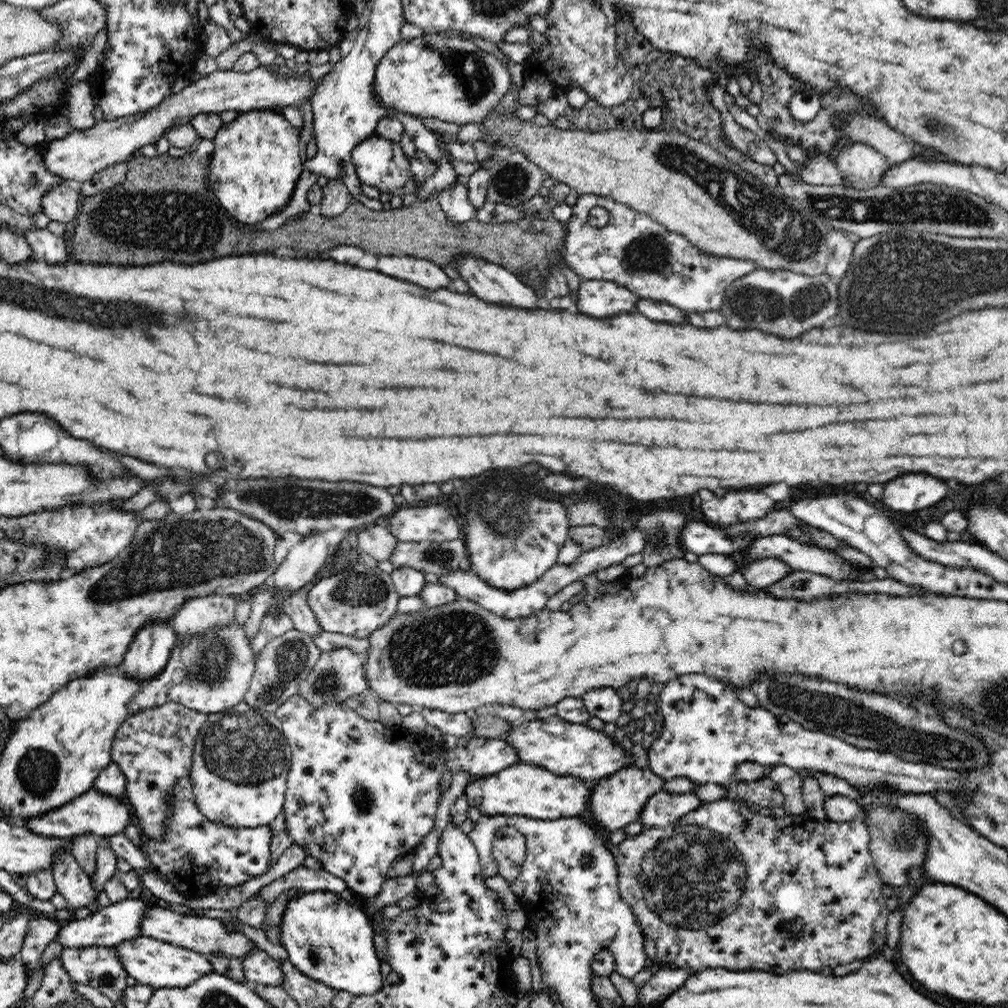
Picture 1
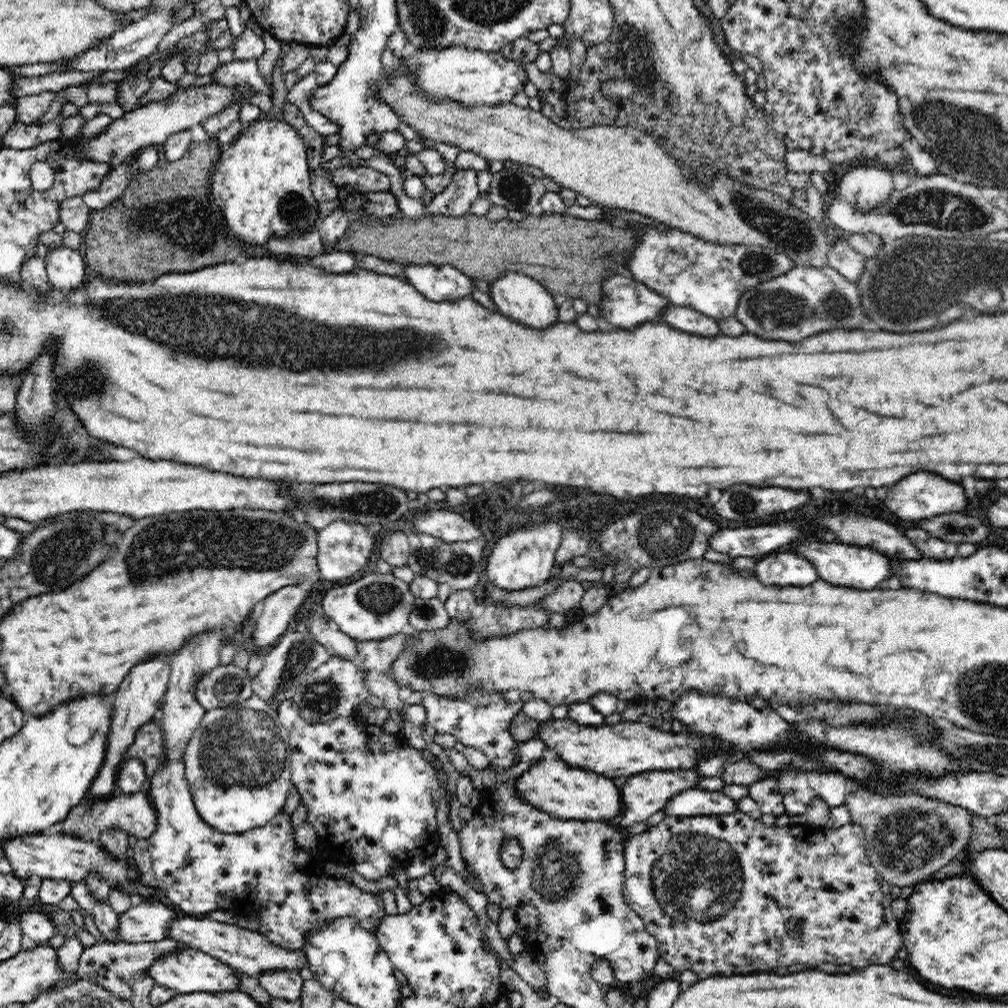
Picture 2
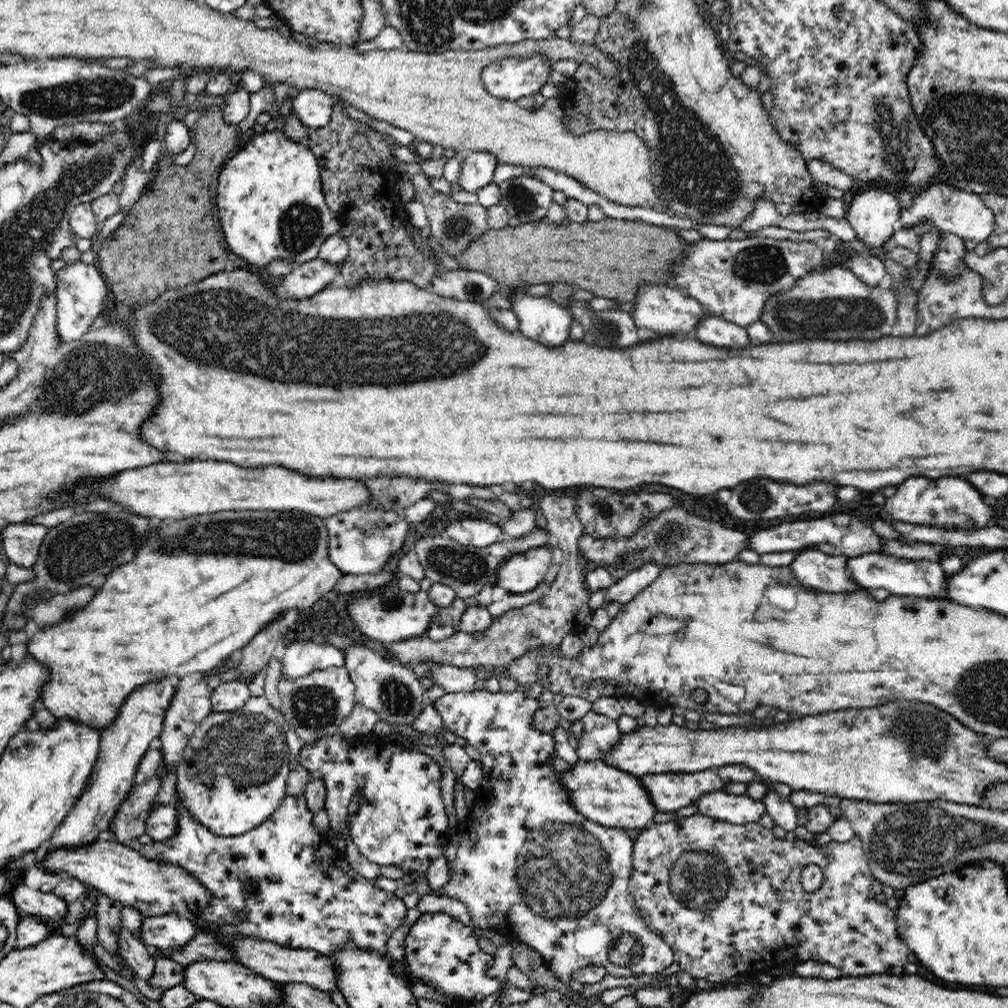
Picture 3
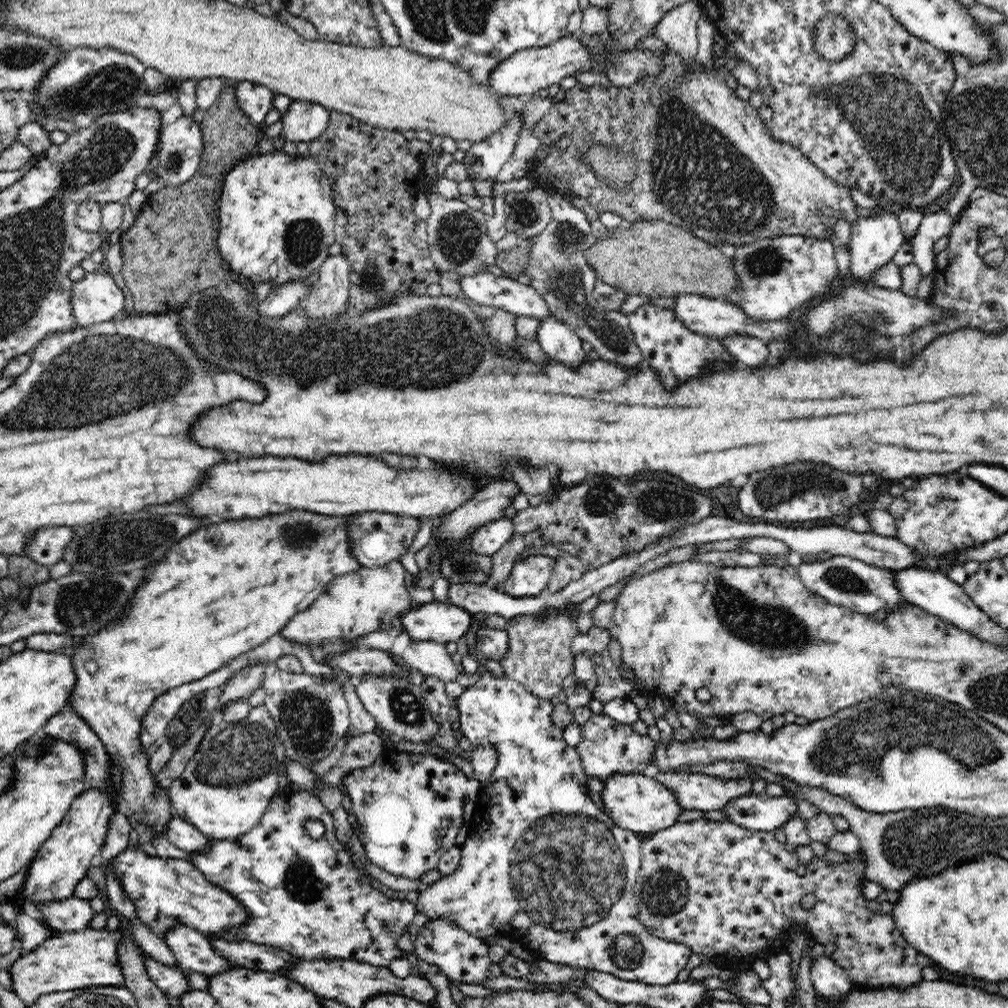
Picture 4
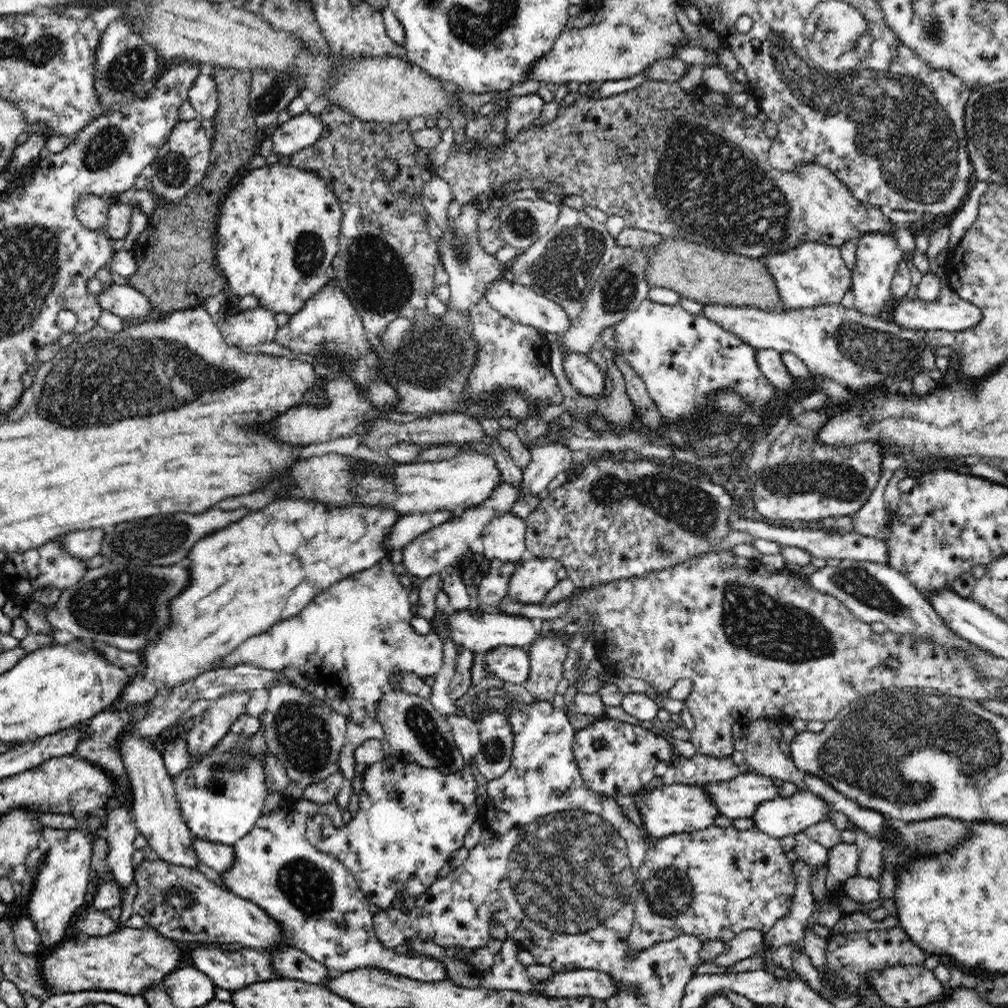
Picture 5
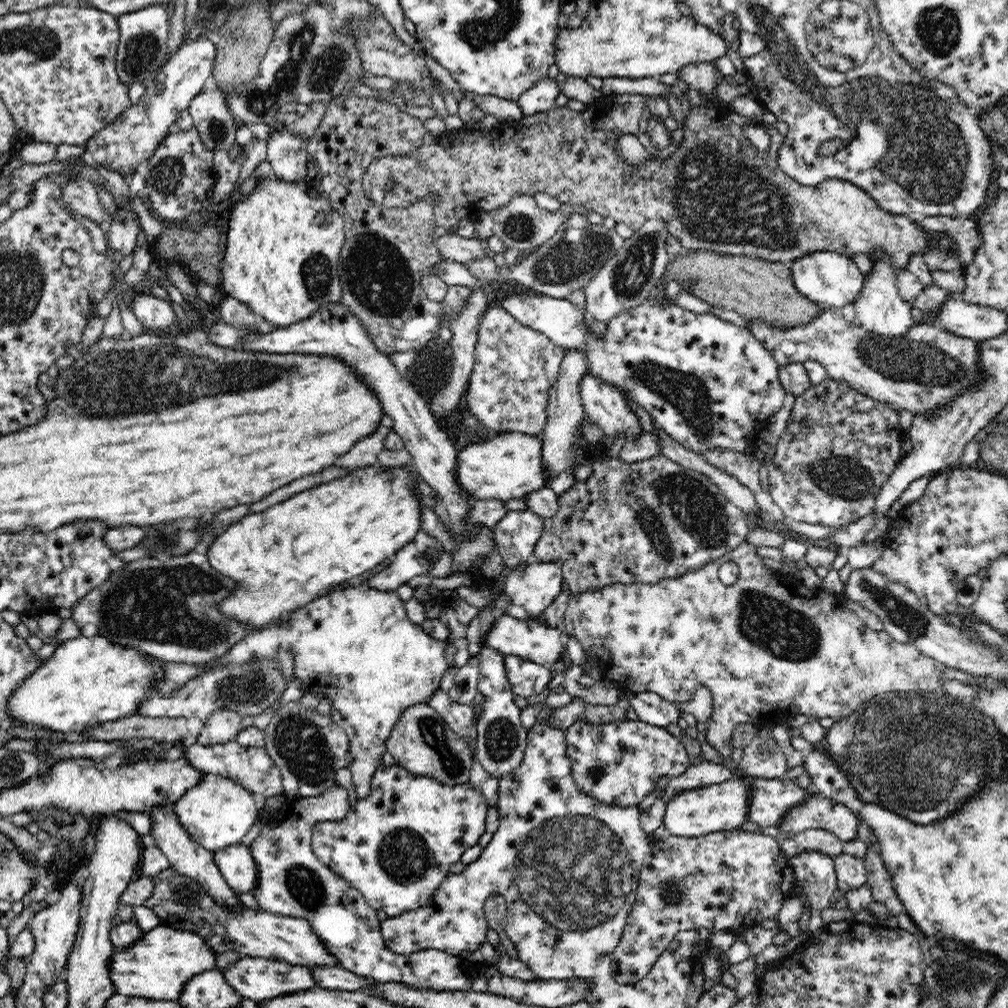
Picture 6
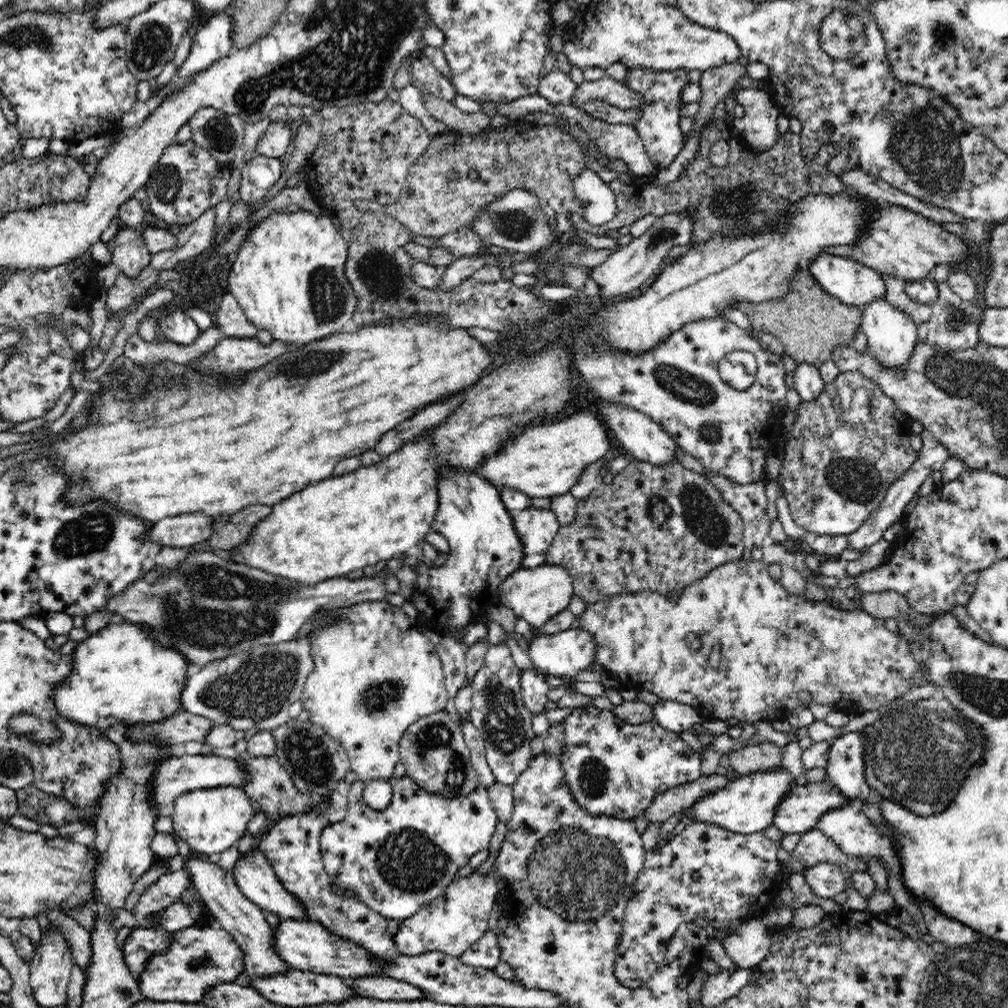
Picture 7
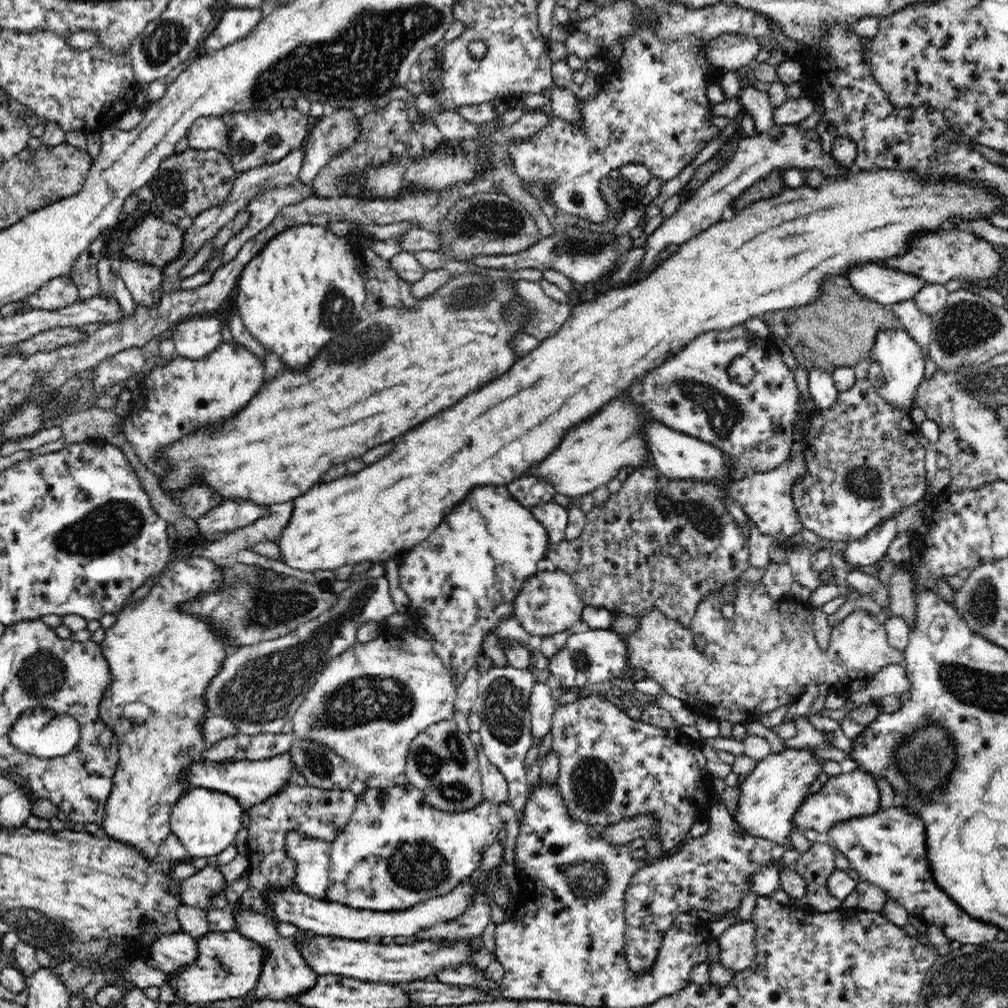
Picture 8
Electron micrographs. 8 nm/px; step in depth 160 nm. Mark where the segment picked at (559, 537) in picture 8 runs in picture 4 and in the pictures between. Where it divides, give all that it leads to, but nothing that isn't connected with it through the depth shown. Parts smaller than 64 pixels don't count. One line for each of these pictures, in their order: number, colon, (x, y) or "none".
4: (486, 539)
5: (503, 537)
6: (516, 534)
7: (537, 527)

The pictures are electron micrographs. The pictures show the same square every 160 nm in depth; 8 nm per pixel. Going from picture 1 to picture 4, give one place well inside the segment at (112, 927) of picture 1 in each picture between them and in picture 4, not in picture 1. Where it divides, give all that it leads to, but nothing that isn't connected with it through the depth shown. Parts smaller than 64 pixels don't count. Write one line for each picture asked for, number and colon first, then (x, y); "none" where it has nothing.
2: (147, 922)
3: (170, 931)
4: (192, 949)

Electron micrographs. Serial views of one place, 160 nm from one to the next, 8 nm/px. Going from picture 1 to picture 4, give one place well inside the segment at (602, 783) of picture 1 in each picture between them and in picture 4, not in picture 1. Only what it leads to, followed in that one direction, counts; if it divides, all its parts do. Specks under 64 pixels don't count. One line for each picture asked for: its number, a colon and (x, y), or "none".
2: (642, 795)
3: (670, 791)
4: (702, 792)

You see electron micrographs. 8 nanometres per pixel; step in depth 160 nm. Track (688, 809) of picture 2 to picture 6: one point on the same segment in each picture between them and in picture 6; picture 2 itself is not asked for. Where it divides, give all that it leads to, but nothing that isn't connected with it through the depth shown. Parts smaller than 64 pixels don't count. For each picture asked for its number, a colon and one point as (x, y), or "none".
3: (738, 809)
4: (760, 812)
5: (779, 817)
6: (818, 812)

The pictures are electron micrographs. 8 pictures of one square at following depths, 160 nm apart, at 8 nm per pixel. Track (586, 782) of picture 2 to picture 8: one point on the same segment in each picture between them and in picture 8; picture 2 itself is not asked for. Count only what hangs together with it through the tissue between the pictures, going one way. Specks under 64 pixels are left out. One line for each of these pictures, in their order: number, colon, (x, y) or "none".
3: (603, 794)
4: (639, 803)
5: (677, 808)
6: (724, 806)
7: (748, 804)
8: (768, 797)

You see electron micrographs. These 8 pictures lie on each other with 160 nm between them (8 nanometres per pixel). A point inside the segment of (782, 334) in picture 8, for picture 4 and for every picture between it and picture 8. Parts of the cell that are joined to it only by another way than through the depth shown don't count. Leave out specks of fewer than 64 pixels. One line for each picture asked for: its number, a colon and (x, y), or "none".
4: (657, 259)
5: (697, 272)
6: (756, 288)
7: (810, 323)

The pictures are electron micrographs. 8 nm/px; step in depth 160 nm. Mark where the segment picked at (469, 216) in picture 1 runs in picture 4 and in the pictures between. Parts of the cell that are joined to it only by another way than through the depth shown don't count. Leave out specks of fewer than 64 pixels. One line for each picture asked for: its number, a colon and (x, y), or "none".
2: (456, 200)
3: (477, 169)
4: (485, 159)

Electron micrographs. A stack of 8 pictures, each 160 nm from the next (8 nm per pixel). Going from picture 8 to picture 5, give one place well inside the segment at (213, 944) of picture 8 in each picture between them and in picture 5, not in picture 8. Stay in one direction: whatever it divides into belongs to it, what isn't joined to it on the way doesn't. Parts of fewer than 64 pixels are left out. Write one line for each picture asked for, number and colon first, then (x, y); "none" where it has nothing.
5: (128, 961)
6: (157, 965)
7: (198, 959)

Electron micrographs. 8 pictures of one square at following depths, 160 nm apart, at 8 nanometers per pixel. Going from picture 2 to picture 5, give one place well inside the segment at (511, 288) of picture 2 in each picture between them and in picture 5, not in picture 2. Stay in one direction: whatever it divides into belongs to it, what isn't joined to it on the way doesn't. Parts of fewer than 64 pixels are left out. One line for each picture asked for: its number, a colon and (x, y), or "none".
3: (540, 318)
4: (562, 345)
5: (585, 376)

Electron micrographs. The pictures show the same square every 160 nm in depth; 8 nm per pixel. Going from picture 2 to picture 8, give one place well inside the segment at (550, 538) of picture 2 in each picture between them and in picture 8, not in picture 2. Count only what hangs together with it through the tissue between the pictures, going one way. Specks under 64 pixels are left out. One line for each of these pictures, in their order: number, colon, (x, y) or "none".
3: (522, 572)
4: (529, 575)
5: (532, 579)
6: (534, 586)
7: (536, 594)
8: (548, 603)

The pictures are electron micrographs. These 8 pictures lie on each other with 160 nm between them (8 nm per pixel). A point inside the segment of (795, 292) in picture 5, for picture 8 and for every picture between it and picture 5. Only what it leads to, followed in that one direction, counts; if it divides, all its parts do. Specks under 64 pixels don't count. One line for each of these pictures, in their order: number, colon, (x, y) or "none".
6: (831, 279)
7: (851, 282)
8: (884, 285)

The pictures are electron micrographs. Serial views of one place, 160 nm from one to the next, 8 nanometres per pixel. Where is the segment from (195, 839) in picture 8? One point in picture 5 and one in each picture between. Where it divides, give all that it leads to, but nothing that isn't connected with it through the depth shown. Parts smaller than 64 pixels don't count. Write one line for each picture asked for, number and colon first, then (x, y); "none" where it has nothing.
5: (221, 797)
6: (218, 812)
7: (211, 820)

